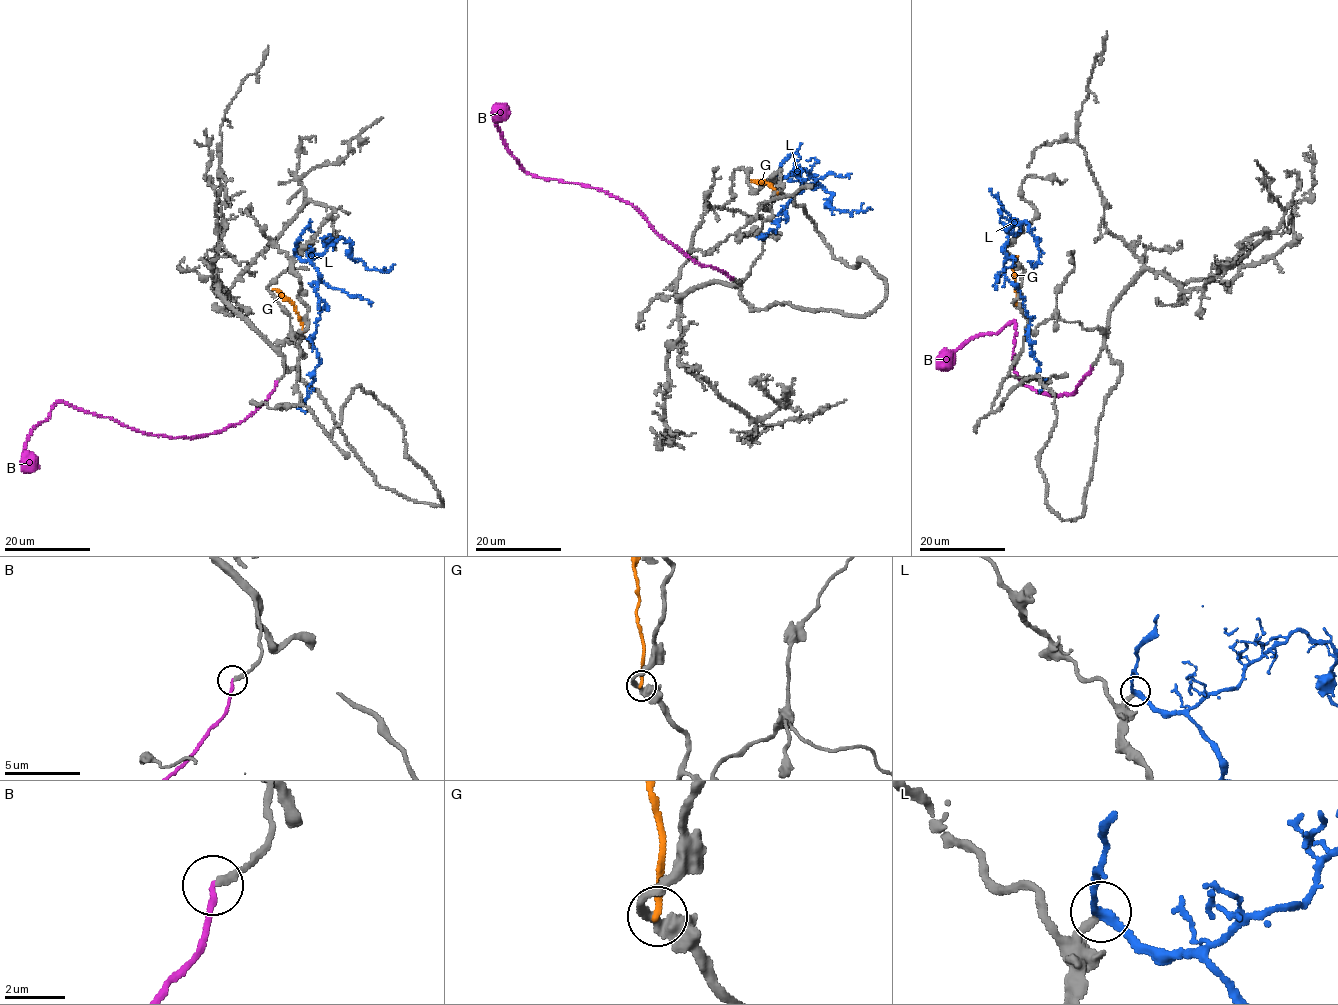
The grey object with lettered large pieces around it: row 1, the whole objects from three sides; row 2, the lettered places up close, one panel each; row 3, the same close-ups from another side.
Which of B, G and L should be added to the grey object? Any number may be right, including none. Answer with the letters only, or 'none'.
B

